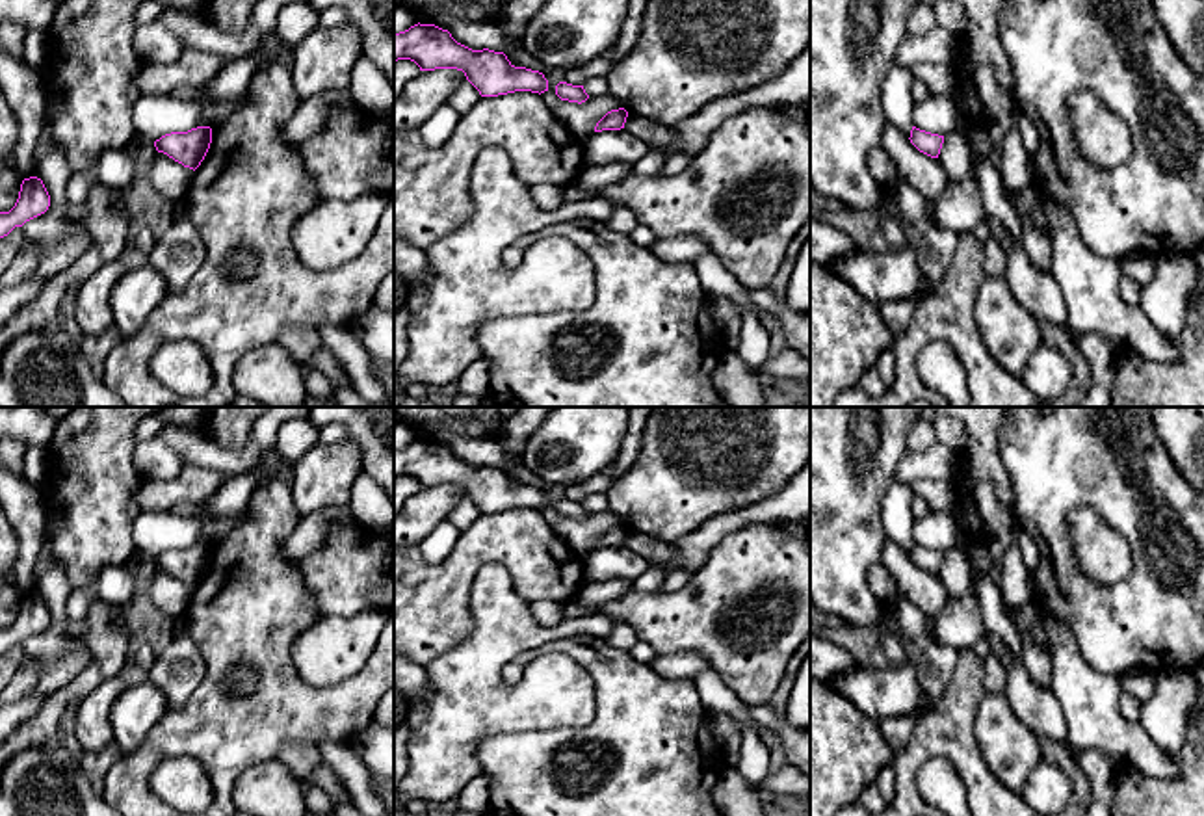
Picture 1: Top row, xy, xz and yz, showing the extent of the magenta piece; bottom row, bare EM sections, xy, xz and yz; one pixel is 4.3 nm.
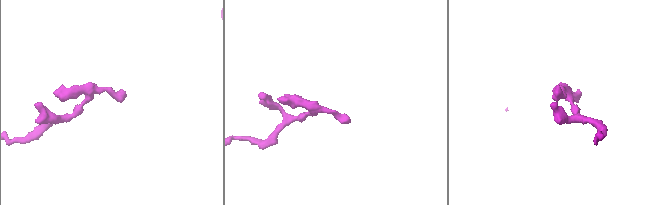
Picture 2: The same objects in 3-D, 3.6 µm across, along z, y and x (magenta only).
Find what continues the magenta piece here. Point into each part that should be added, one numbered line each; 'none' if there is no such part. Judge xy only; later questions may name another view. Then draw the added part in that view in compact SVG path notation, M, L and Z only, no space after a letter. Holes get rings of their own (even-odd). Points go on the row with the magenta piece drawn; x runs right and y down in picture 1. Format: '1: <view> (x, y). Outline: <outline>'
none

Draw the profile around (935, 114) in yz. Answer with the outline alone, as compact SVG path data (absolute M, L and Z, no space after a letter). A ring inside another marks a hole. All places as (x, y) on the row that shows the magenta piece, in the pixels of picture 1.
M929 95L912 108L912 125L920 130L948 136L957 130L955 106L949 95Z

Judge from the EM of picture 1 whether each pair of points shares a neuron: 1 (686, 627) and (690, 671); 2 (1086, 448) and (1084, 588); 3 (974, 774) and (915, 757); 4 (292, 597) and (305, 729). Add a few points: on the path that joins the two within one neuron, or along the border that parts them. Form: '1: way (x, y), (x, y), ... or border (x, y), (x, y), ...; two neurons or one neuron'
1: border (658, 653), (699, 651), (712, 668); two neurons
2: way (1056, 484), (1056, 539), (1061, 552); one neuron
3: way (959, 759), (950, 750), (929, 750); one neuron
4: way (279, 631), (281, 696); one neuron

